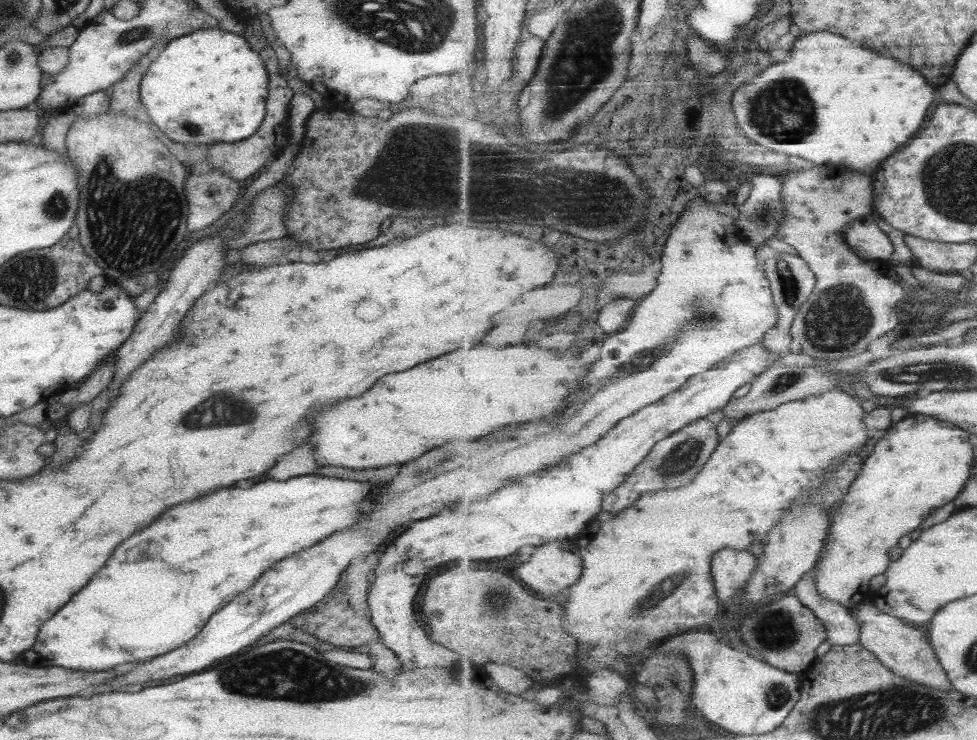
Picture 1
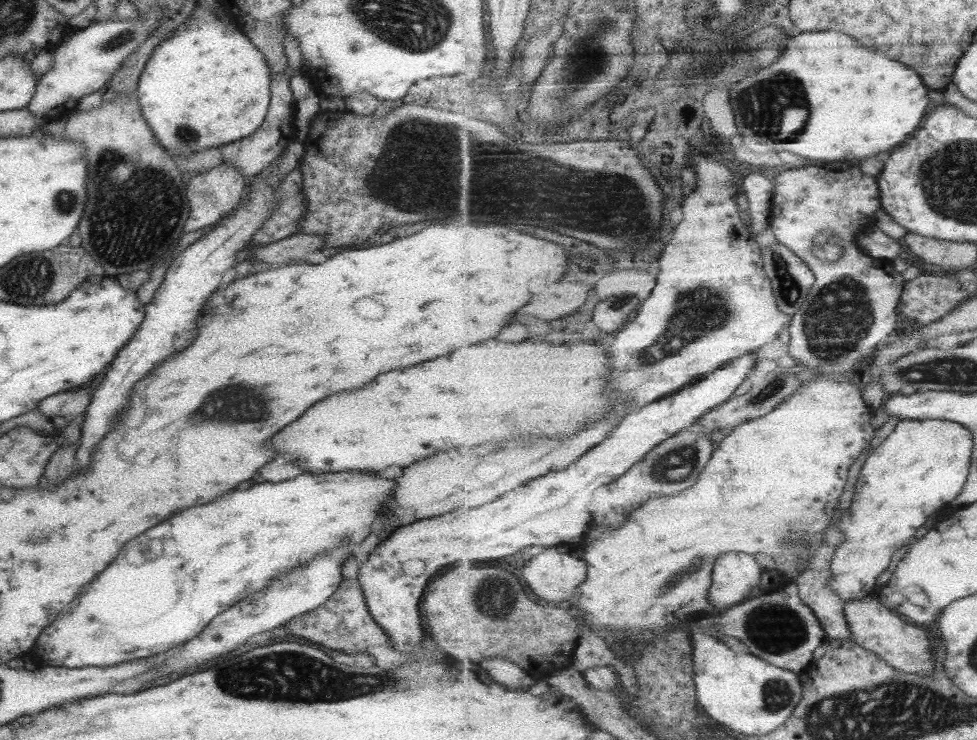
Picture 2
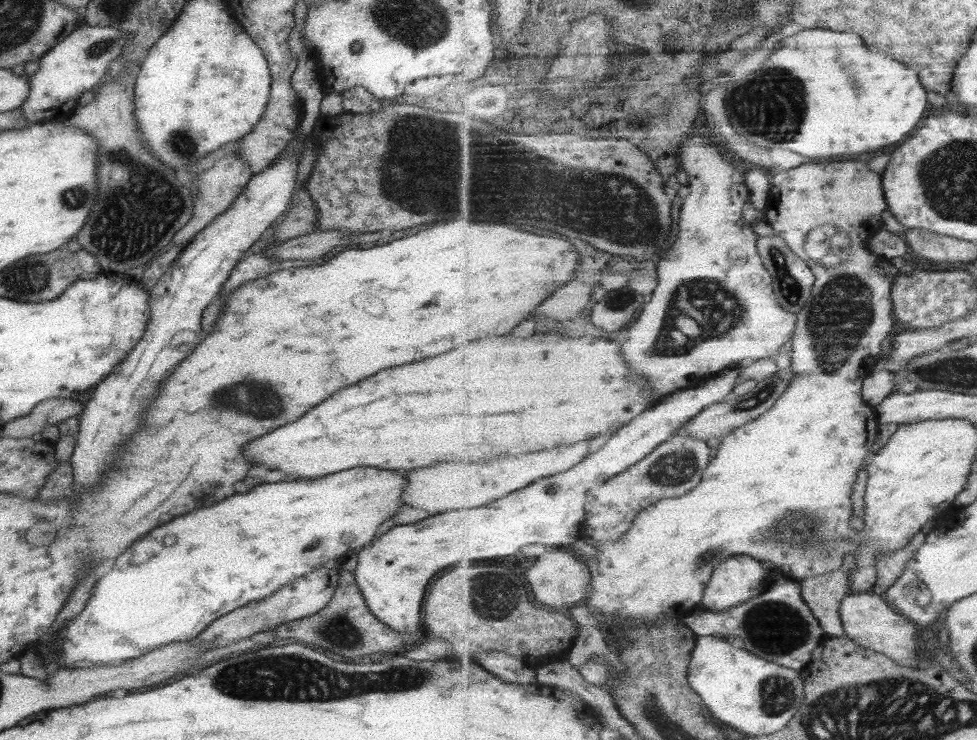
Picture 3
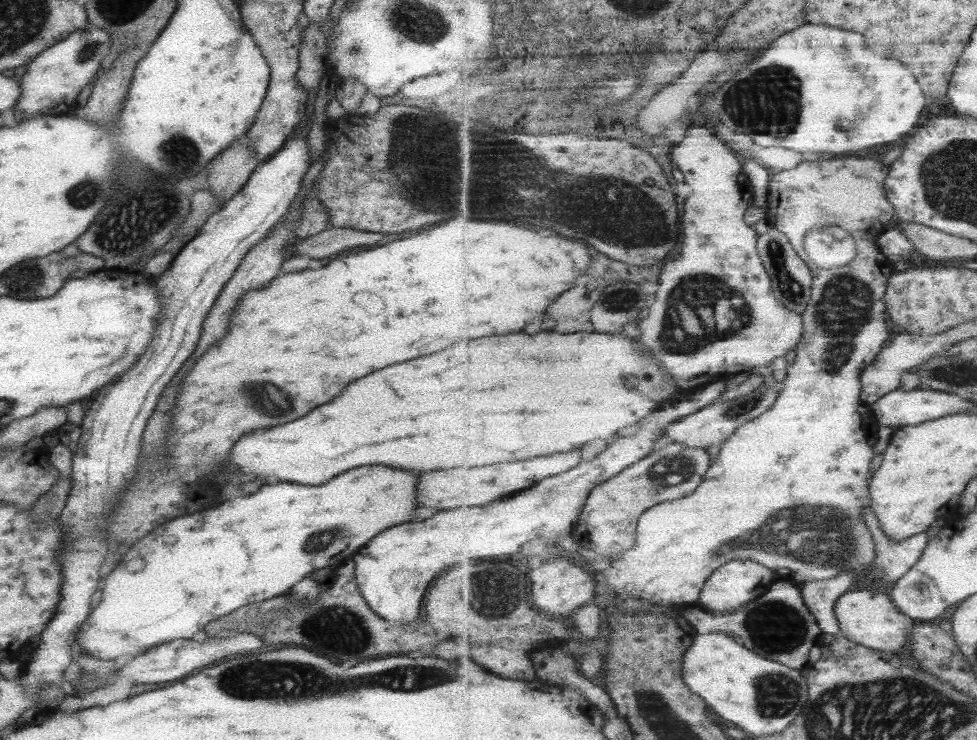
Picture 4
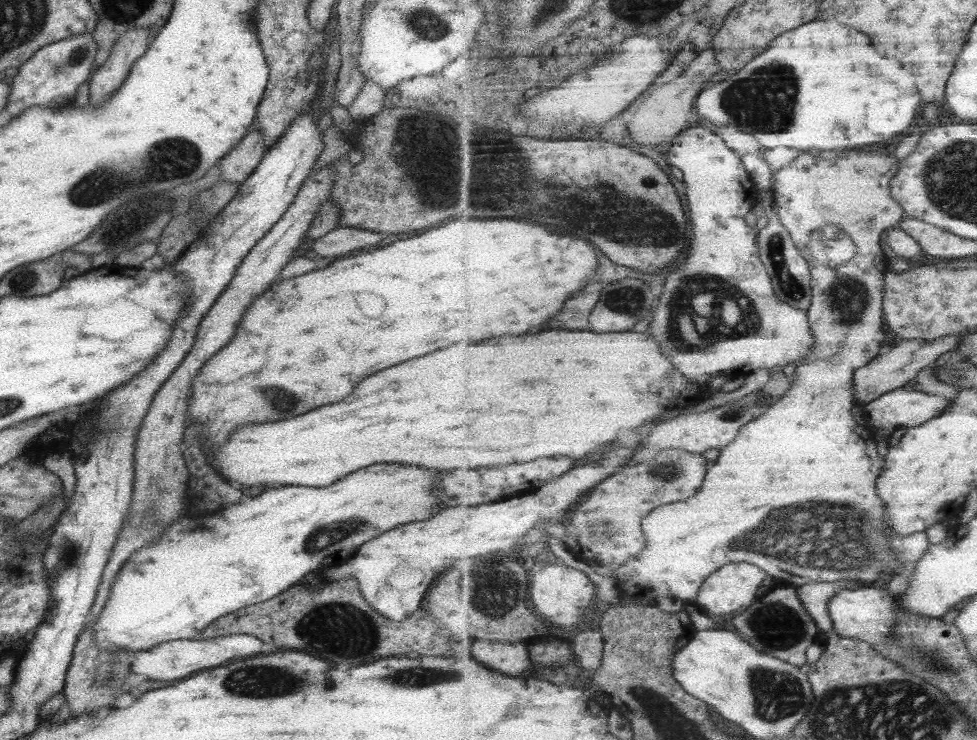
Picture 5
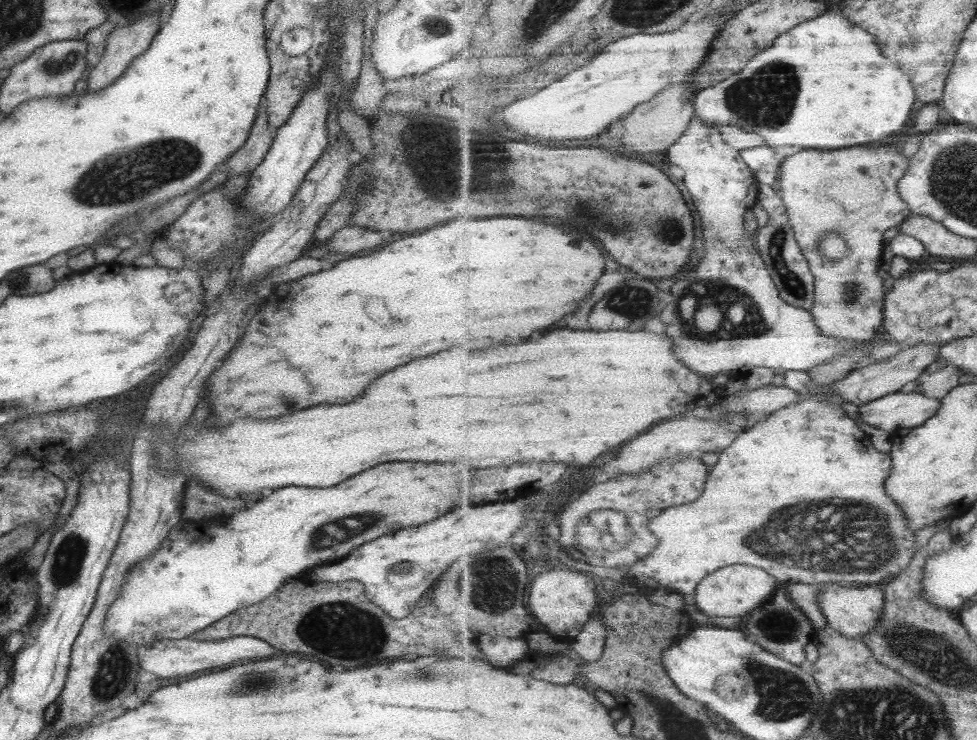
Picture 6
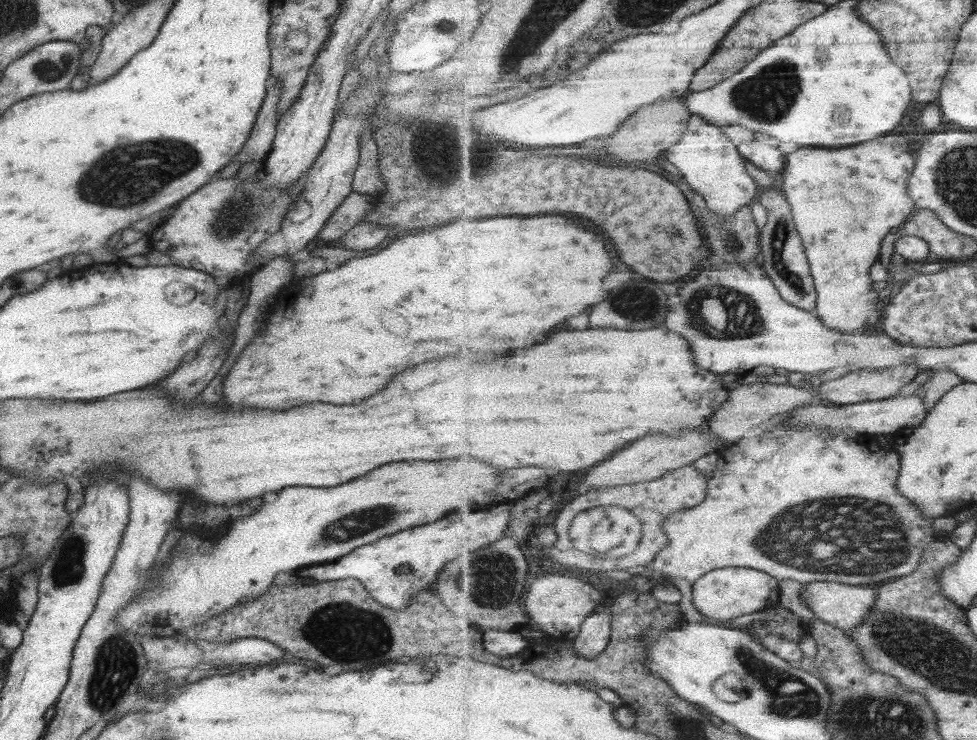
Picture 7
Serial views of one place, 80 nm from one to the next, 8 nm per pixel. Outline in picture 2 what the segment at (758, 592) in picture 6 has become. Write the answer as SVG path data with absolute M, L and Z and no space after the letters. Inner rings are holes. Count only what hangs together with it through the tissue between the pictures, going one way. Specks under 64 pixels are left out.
M740 551L722 554L711 578L710 604L719 610L753 598L762 585L764 572L756 555Z

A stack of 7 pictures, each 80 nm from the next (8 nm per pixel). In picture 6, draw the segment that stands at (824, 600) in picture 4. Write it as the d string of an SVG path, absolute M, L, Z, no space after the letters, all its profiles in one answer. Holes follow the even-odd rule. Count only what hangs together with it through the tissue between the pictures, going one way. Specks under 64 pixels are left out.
M788 582L779 585L786 590L788 597L805 613L815 627L826 627L828 619L823 615L821 604L818 603L818 594L822 585Z

